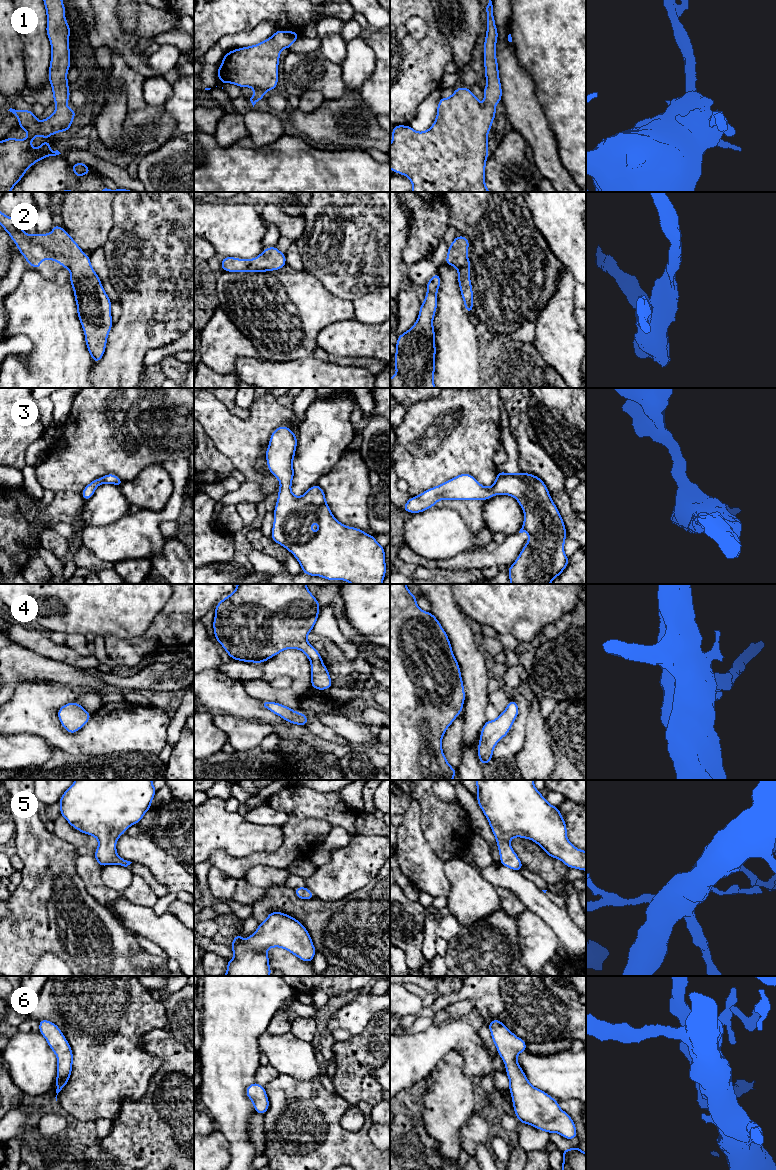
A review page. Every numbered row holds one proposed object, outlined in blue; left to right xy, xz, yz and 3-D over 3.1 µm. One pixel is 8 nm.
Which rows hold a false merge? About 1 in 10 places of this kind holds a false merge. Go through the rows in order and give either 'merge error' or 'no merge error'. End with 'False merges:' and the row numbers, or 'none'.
1: no merge error
2: no merge error
3: no merge error
4: no merge error
5: no merge error
6: no merge error
False merges: none

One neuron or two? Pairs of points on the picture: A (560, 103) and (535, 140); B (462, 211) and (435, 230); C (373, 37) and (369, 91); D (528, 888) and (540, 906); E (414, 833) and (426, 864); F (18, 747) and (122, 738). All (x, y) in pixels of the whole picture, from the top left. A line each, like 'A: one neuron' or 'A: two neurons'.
A: two neurons
B: two neurons
C: one neuron
D: one neuron
E: one neuron
F: two neurons

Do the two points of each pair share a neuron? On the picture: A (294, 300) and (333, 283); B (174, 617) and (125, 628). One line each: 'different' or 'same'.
A: different
B: different

